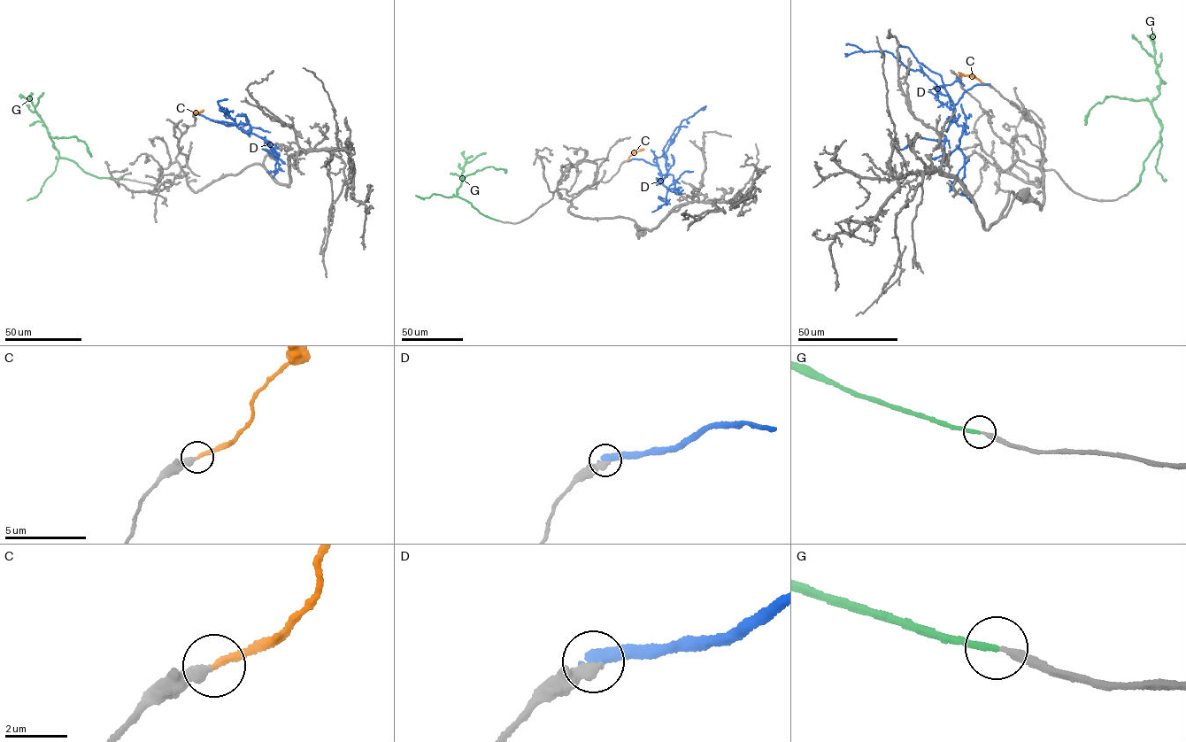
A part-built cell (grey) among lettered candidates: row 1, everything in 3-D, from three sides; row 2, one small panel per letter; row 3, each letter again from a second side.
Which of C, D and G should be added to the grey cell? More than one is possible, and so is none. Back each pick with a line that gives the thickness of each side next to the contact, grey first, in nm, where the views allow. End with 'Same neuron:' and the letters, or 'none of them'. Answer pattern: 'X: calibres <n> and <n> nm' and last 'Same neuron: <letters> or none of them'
C: calibres 420 and 240 nm
G: calibres 240 and 200 nm
Same neuron: C, G

